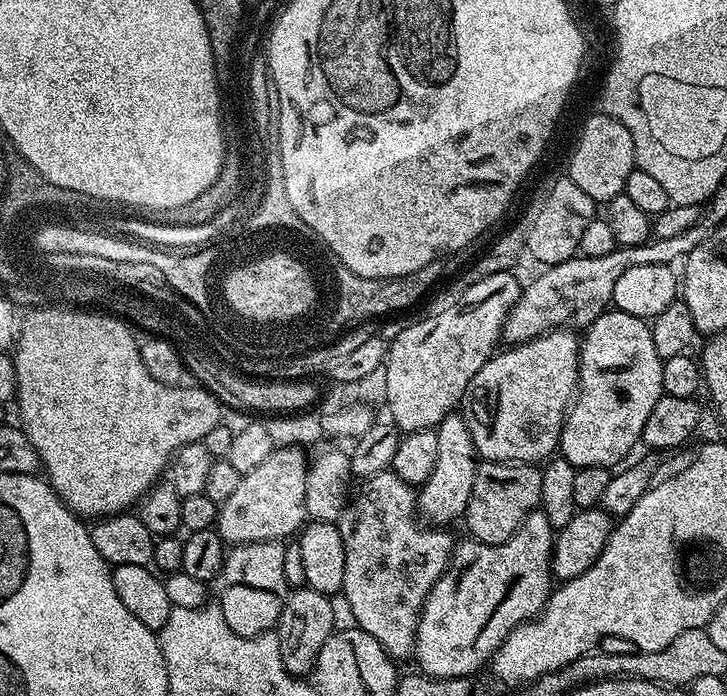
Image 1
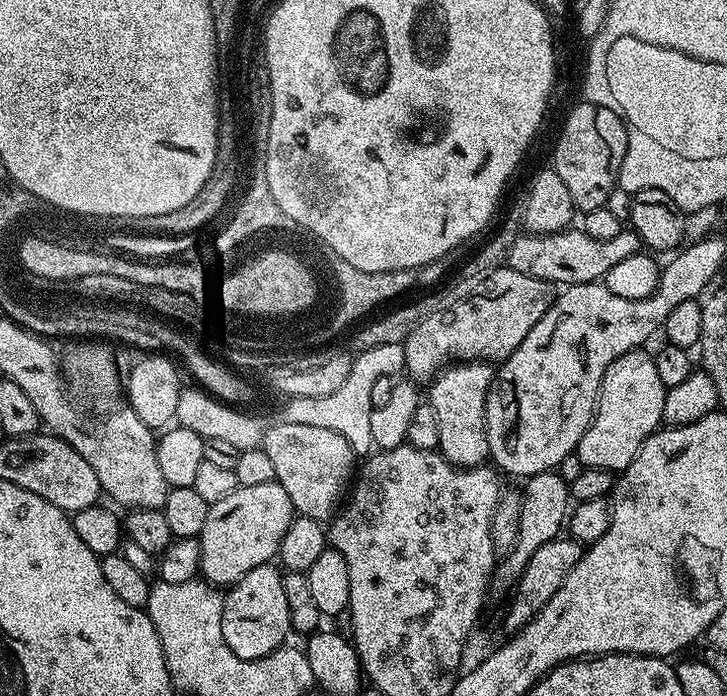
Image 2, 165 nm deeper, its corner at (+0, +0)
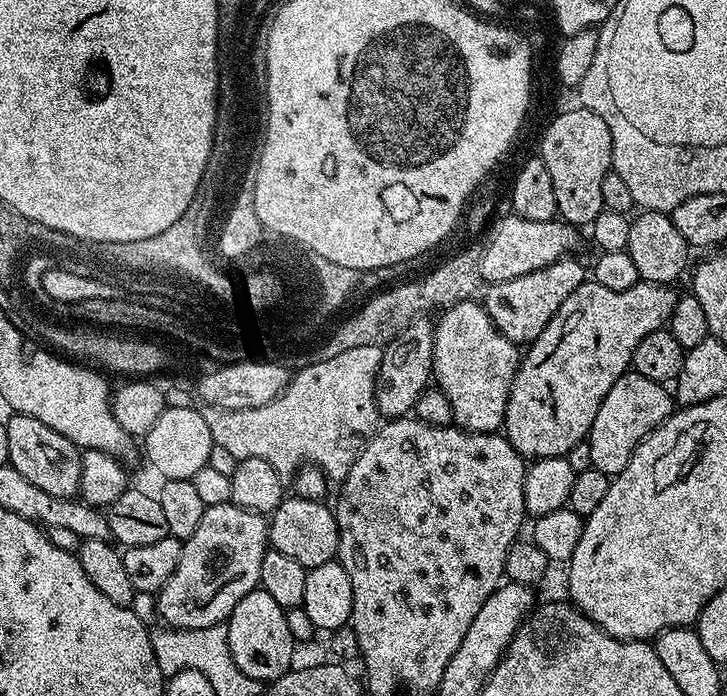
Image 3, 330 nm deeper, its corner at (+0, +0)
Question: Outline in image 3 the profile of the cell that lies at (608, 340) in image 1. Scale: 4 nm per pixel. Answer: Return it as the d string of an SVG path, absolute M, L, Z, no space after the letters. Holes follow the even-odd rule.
M629 370L610 386L610 394L602 398L598 418L588 431L587 443L590 446L590 462L594 468L602 470L609 478L617 476L630 462L636 447L664 423L674 411L674 396L665 385L650 378L642 378L635 370Z

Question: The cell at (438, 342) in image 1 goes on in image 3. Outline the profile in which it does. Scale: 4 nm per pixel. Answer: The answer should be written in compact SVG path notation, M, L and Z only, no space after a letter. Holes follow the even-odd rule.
M565 258L550 266L542 266L542 270L534 270L534 274L522 274L522 278L510 278L510 282L498 282L491 285L483 293L482 303L494 326L510 342L517 346L527 346L546 330L550 318L558 314L562 302L578 290L578 286L586 283L586 268L576 261L576 258Z

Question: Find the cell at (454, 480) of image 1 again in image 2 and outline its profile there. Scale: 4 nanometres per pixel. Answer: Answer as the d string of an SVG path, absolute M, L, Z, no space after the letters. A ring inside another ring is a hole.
M483 360L452 362L440 369L430 381L432 389L426 392L426 402L434 406L434 415L438 417L438 449L441 456L447 458L456 468L479 468L489 459L488 431L486 430L486 398L492 385L494 368Z

